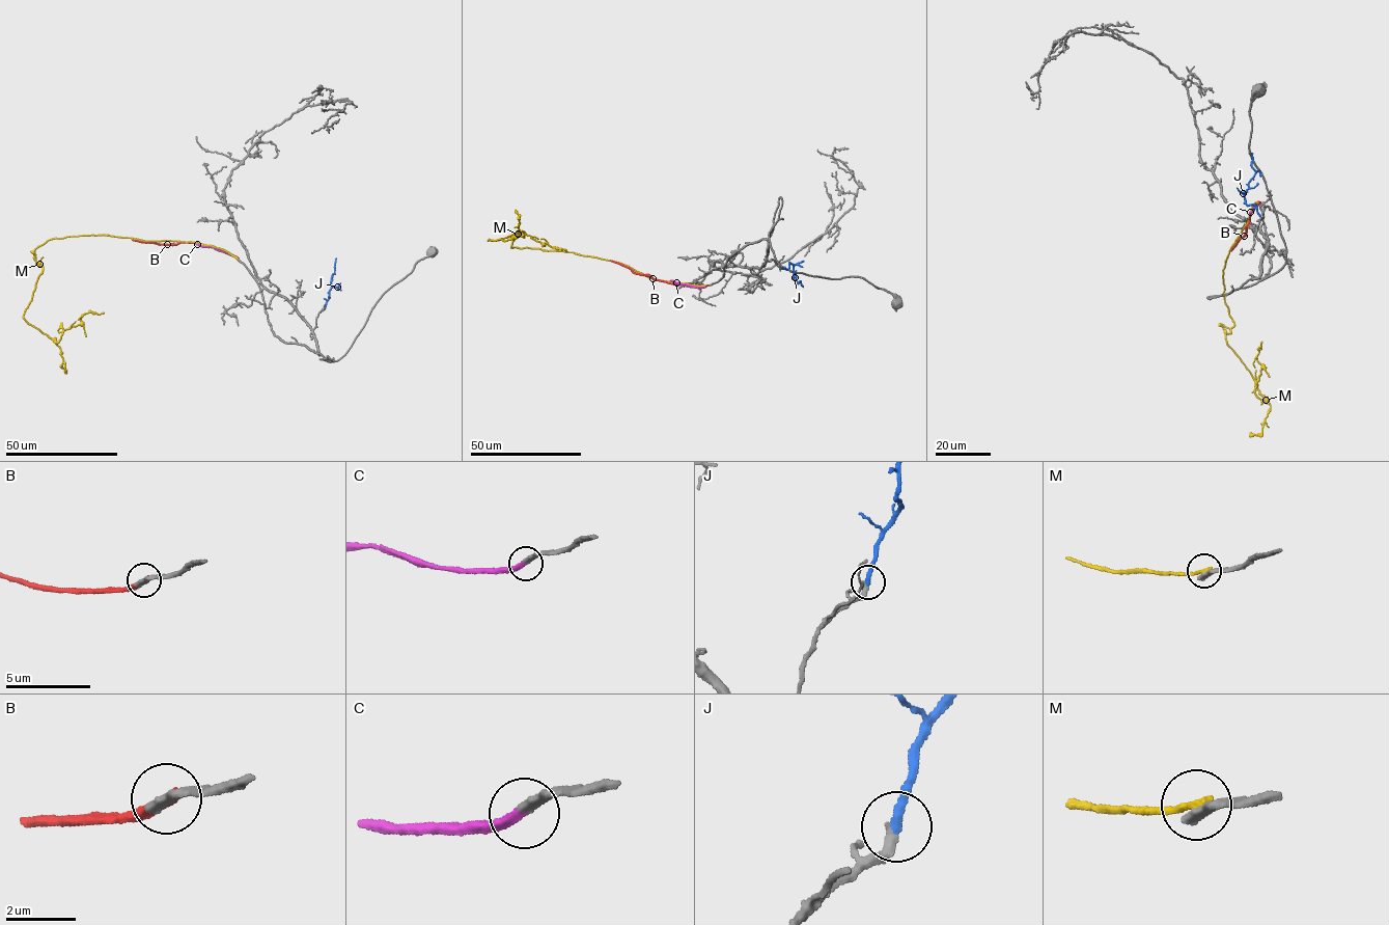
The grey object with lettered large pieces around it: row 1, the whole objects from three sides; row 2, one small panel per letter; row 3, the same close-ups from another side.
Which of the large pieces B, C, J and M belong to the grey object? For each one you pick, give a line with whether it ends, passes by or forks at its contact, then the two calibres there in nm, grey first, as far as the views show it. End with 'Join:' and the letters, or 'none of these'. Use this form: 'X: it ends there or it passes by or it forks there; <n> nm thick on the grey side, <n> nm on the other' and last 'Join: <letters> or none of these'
C: it ends there; 300 nm thick on the grey side, 300 nm on the other
J: it ends there; 280 nm thick on the grey side, 280 nm on the other
Join: C, J

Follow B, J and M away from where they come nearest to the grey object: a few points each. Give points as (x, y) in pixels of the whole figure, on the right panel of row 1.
B: (1259, 202), (1254, 205), (1246, 234), (1231, 251)
J: (1260, 216), (1255, 206), (1246, 203), (1244, 196), (1255, 172), (1251, 165), (1252, 153)
M: (1259, 205), (1229, 250), (1223, 279), (1234, 326), (1225, 341), (1266, 401), (1254, 389), (1261, 342)

